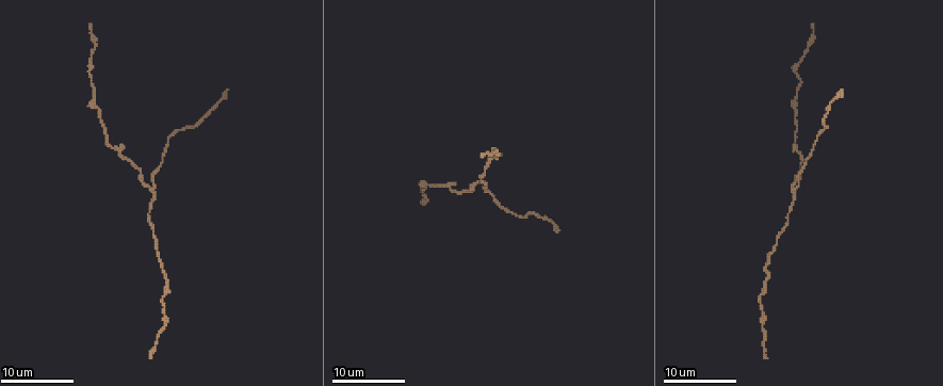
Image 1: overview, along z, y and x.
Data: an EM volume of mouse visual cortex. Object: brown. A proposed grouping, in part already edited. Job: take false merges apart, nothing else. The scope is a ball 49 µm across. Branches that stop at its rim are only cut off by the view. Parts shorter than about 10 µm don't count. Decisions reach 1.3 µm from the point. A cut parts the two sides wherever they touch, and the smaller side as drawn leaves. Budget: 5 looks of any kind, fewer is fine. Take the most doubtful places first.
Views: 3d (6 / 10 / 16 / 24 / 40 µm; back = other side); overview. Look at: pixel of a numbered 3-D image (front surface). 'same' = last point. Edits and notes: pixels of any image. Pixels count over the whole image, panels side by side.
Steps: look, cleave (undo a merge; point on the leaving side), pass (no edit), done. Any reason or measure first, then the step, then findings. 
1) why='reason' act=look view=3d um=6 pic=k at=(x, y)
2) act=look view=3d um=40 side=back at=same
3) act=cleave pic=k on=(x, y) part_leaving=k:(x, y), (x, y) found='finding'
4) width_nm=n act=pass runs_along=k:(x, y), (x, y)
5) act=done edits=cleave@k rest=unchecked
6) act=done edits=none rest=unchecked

why='three-way junction' act=look view=3d um=16 pic=1 at=(794, 193)

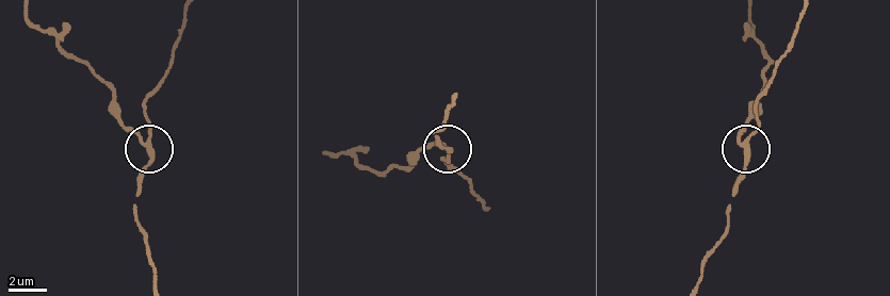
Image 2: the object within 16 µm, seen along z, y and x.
why='closer look' act=look view=3d um=6 pic=2 at=(147, 141)

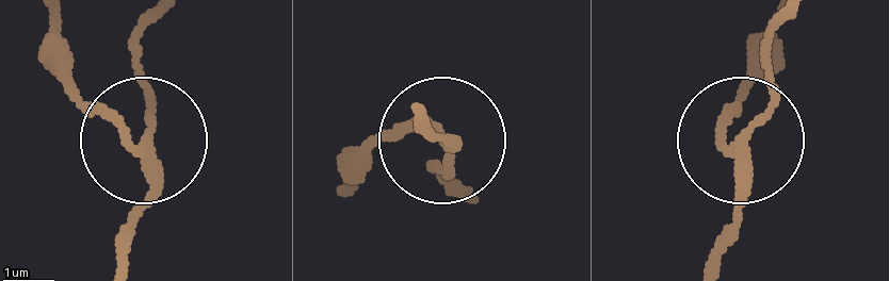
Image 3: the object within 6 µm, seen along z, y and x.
arms=3 act=pass runs_along=3:(98, 101), (145, 135), (132, 29) found='one neuron here'

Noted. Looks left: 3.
why='calibre changes' act=look view=3d um=16 pic=1 at=(109, 146)

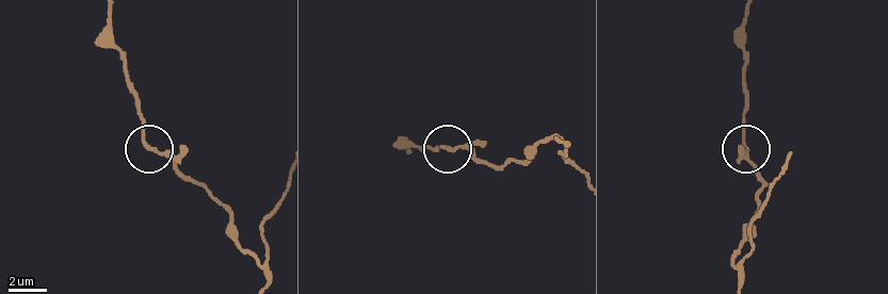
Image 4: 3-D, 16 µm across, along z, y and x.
width_nm=200 act=pass found='one neuron here'

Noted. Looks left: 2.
why='sudden change in width' act=look view=3d um=16 pic=1 at=(101, 111)

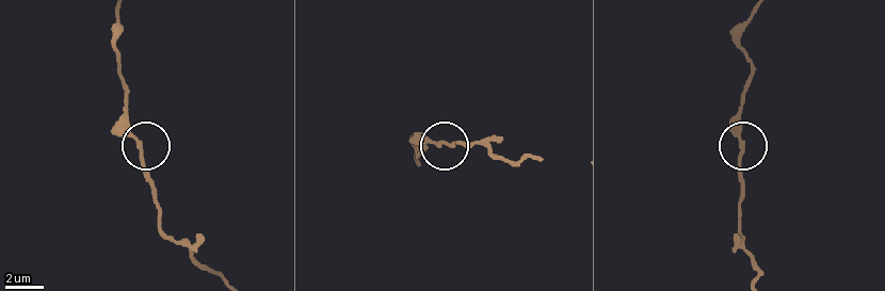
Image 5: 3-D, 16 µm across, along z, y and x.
act=pass runs_along=5:(755, 275), (755, 261), (738, 228), (741, 110) found='continuous, no second neuron'

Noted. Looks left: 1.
act=done edits=none rest=unchecked

